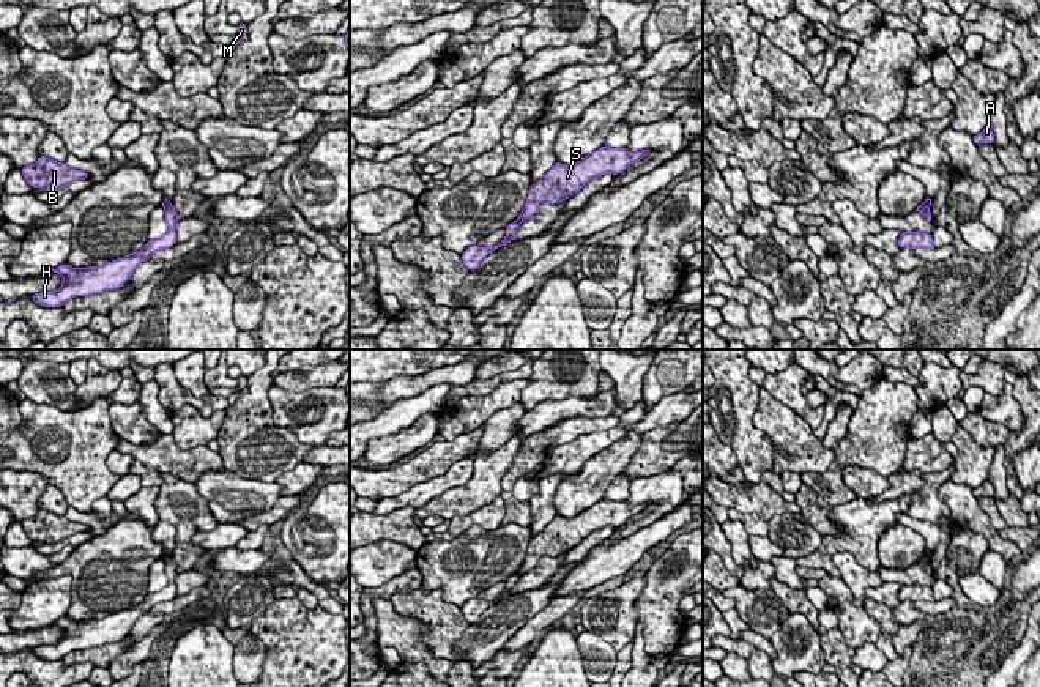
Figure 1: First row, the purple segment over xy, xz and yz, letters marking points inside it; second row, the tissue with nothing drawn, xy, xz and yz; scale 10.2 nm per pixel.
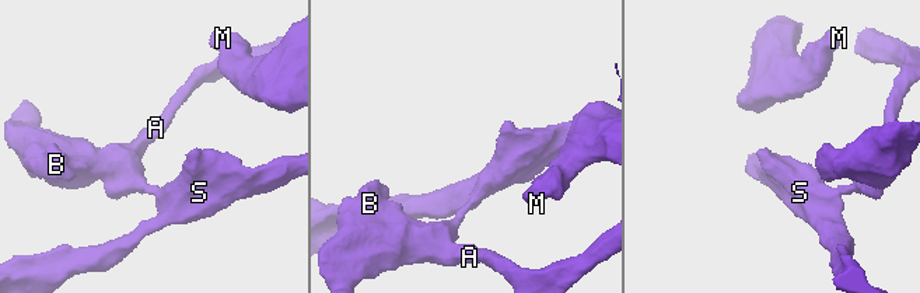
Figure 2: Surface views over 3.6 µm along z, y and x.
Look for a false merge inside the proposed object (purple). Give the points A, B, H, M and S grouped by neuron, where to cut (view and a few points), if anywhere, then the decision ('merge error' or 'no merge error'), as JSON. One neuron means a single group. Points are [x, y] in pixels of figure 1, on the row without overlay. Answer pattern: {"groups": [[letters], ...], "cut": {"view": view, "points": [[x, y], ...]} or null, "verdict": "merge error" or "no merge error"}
{"groups": [["A", "B", "M"], ["H", "S"]], "cut": {"view": "xy", "points": [[169, 553], [163, 558]]}, "verdict": "merge error"}

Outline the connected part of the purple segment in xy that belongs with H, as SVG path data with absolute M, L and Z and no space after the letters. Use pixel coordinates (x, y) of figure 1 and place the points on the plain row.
M170 555L164 558L164 563L169 578L169 585L164 589L158 592L148 592L139 605L131 605L129 608L107 615L101 619L72 621L68 616L63 616L52 622L54 626L63 629L61 640L55 644L30 648L30 651L44 660L61 660L66 654L76 649L88 649L123 640L126 635L129 635L136 621L142 615L148 613L154 605L176 597L176 563Z

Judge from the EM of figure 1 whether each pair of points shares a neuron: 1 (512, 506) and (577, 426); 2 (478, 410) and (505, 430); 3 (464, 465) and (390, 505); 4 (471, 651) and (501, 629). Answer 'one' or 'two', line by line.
1: one
2: two
3: one
4: one

